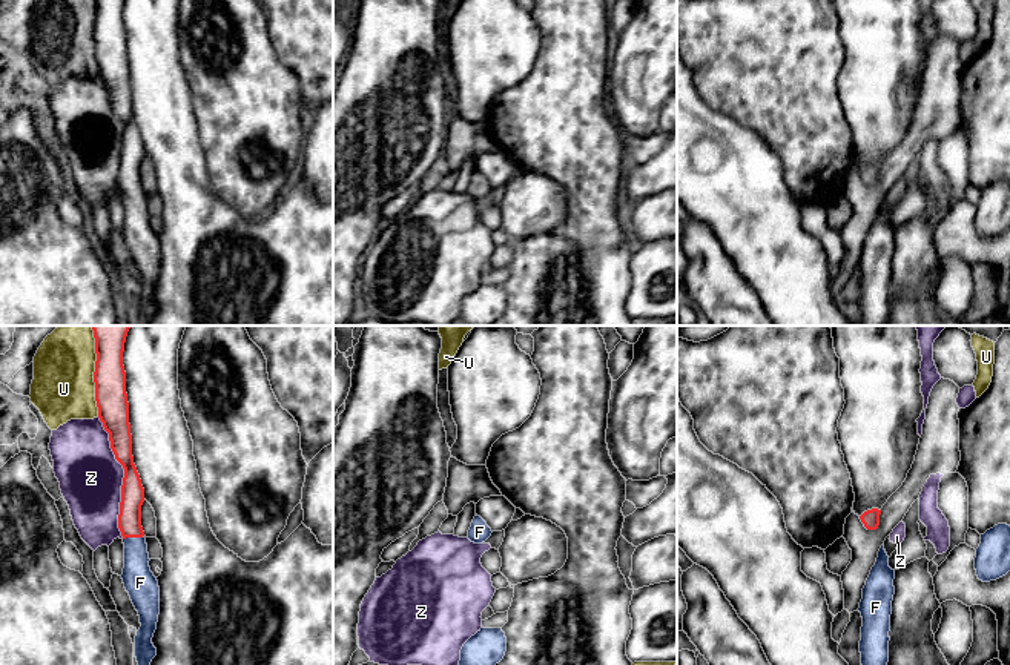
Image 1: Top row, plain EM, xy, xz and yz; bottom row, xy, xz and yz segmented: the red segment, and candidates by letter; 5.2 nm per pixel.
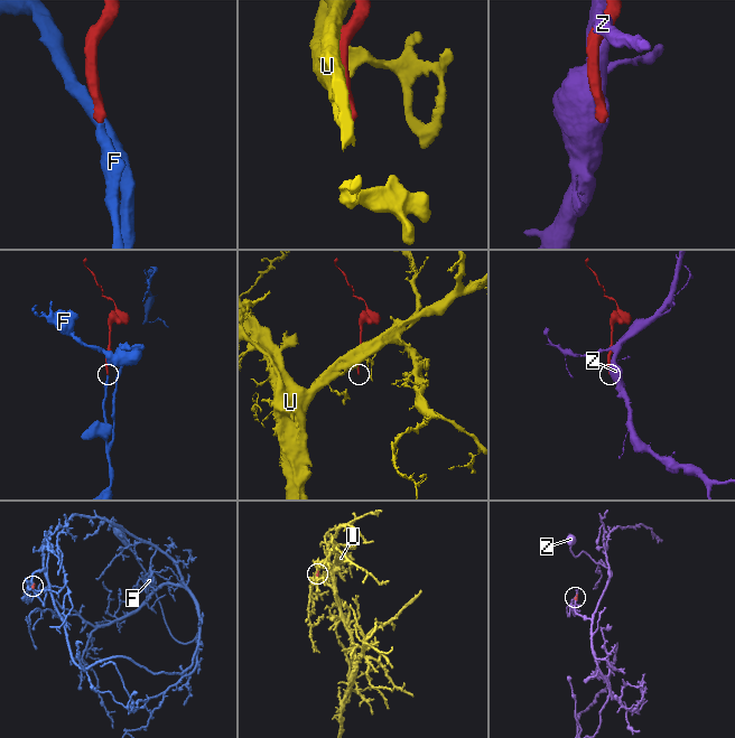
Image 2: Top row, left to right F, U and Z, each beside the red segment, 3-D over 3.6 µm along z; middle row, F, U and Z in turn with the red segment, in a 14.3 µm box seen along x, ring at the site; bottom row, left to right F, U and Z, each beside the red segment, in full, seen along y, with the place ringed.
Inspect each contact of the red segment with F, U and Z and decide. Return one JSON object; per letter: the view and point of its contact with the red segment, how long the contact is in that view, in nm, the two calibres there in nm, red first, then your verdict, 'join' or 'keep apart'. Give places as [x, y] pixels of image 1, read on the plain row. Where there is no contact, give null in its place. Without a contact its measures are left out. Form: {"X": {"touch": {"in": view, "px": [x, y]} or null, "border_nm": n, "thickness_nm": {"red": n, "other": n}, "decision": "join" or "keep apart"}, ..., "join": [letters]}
{"F": {"touch": {"in": "xy", "px": [132, 192]}, "border_nm": 110, "thickness_nm": {"red": 130, "other": 160}, "decision": "join"}, "U": {"touch": {"in": "xy", "px": [94, 36]}, "border_nm": 380, "thickness_nm": {"red": 170, "other": 320}, "decision": "keep apart"}, "Z": {"touch": {"in": "xy", "px": [123, 134]}, "border_nm": 650, "thickness_nm": {"red": 130, "other": 320}, "decision": "keep apart"}, "join": ["F"]}

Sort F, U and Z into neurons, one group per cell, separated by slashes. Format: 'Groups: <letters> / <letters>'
Groups: F / U / Z

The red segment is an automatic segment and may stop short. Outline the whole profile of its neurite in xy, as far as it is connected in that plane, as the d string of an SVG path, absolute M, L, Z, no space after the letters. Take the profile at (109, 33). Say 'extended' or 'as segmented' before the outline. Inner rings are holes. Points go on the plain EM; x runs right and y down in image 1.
extended | M95 0L95 57L98 63L98 74L103 78L104 86L109 89L111 104L115 115L124 124L124 134L121 141L121 158L118 170L118 184L123 192L124 200L124 224L123 224L123 240L130 252L130 256L140 272L140 286L135 292L135 313L138 323L146 326L152 315L157 312L157 304L152 299L153 289L157 286L158 270L160 270L160 243L158 237L149 223L149 209L141 183L141 161L144 158L144 144L141 141L140 131L134 120L132 112L132 91L129 80L129 58L126 49L126 28L123 22L124 0Z

